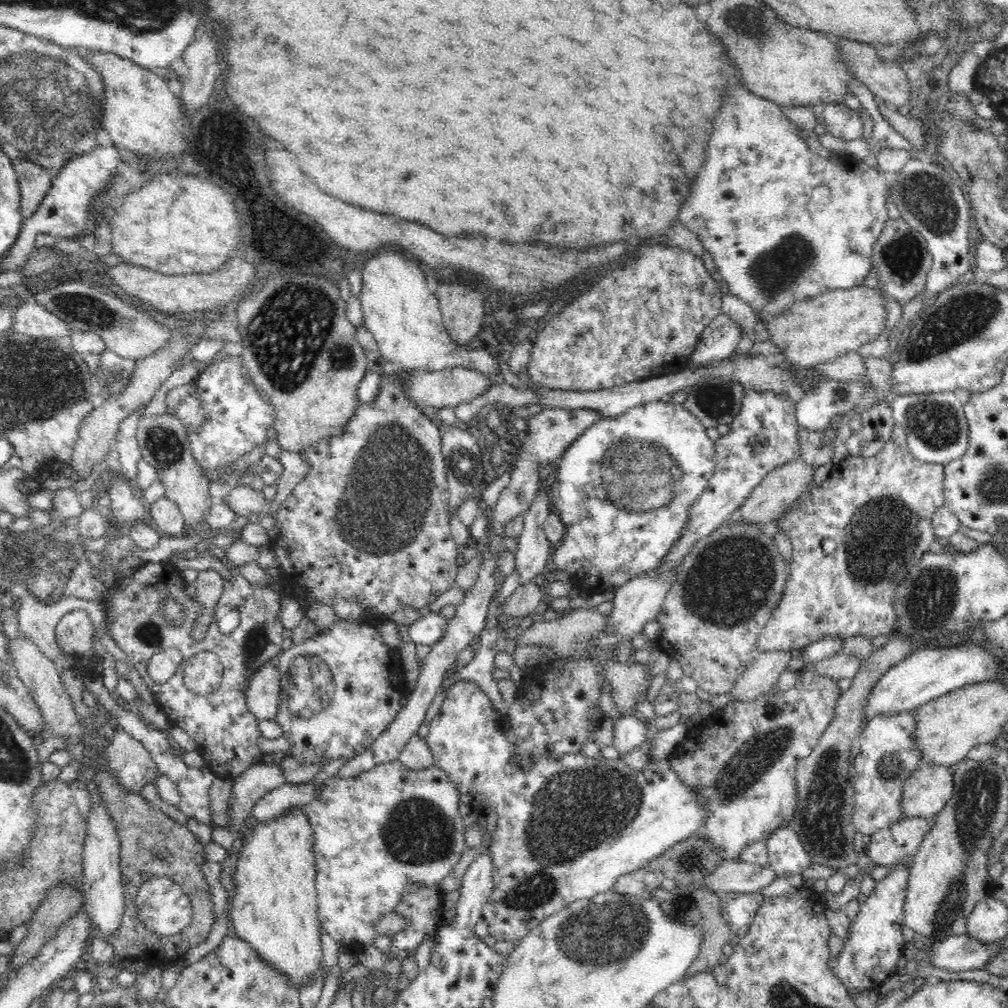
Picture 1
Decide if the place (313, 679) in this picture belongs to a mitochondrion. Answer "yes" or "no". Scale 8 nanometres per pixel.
yes

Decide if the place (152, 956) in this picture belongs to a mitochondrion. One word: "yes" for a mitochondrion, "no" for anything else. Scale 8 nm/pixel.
no

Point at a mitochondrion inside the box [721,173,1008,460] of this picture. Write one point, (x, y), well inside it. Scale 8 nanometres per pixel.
(964, 317)

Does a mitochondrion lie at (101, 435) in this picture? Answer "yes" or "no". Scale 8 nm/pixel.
no

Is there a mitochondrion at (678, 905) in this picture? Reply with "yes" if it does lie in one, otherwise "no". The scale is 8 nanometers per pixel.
yes

